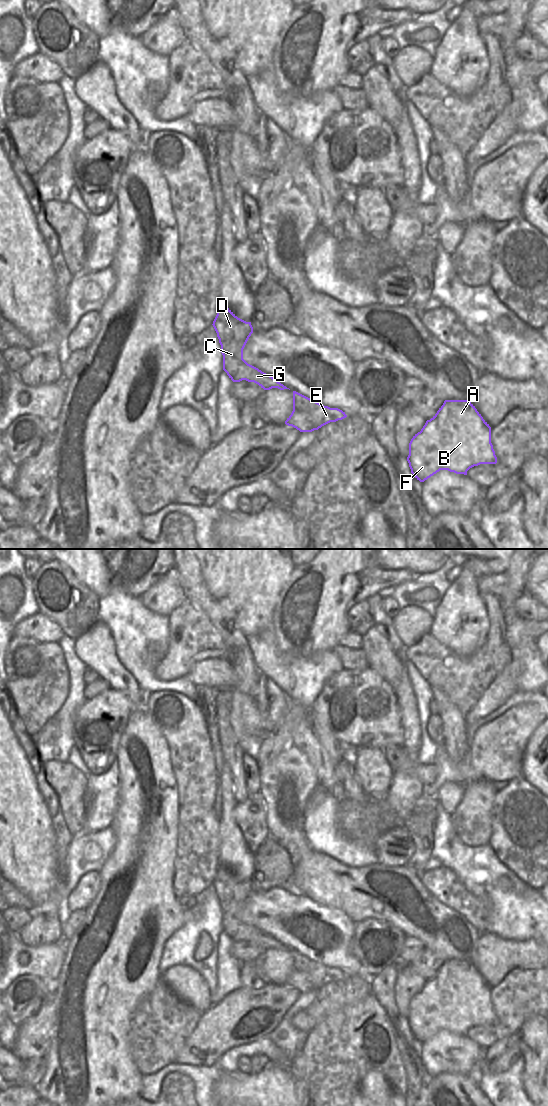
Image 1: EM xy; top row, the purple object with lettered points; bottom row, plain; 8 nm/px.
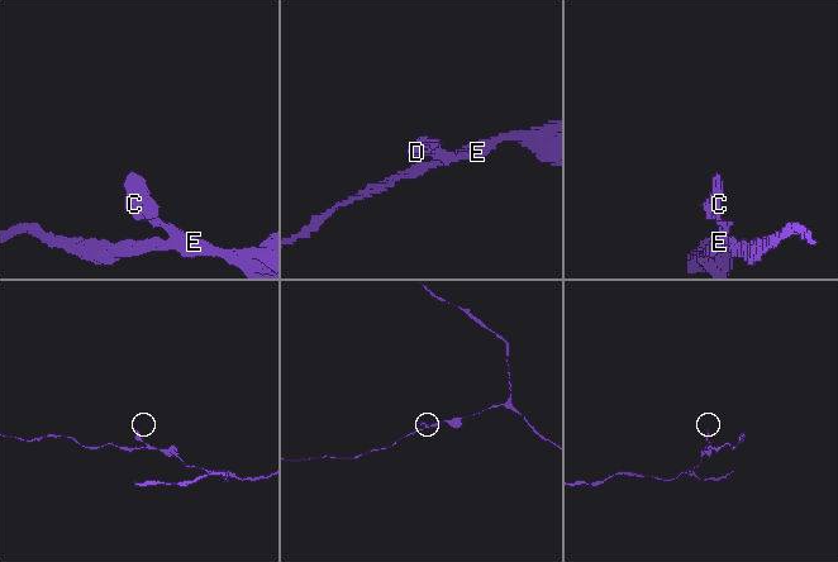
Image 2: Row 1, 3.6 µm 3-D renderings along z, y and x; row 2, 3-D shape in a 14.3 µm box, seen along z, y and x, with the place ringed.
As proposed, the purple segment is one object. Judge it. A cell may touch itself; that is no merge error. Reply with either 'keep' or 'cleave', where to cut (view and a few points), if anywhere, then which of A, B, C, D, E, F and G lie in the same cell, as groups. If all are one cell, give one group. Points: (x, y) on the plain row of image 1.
keep | no cut | A B C D E F G

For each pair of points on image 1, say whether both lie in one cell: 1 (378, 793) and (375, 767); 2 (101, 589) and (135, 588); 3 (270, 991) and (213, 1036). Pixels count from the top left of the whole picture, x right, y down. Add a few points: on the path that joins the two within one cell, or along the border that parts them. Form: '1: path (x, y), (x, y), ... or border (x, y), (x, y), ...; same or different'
1: path (376, 787), (375, 773); same
2: border (112, 578), (113, 585); different
3: path (256, 1005), (251, 1006), (235, 1021), (227, 1024); same

